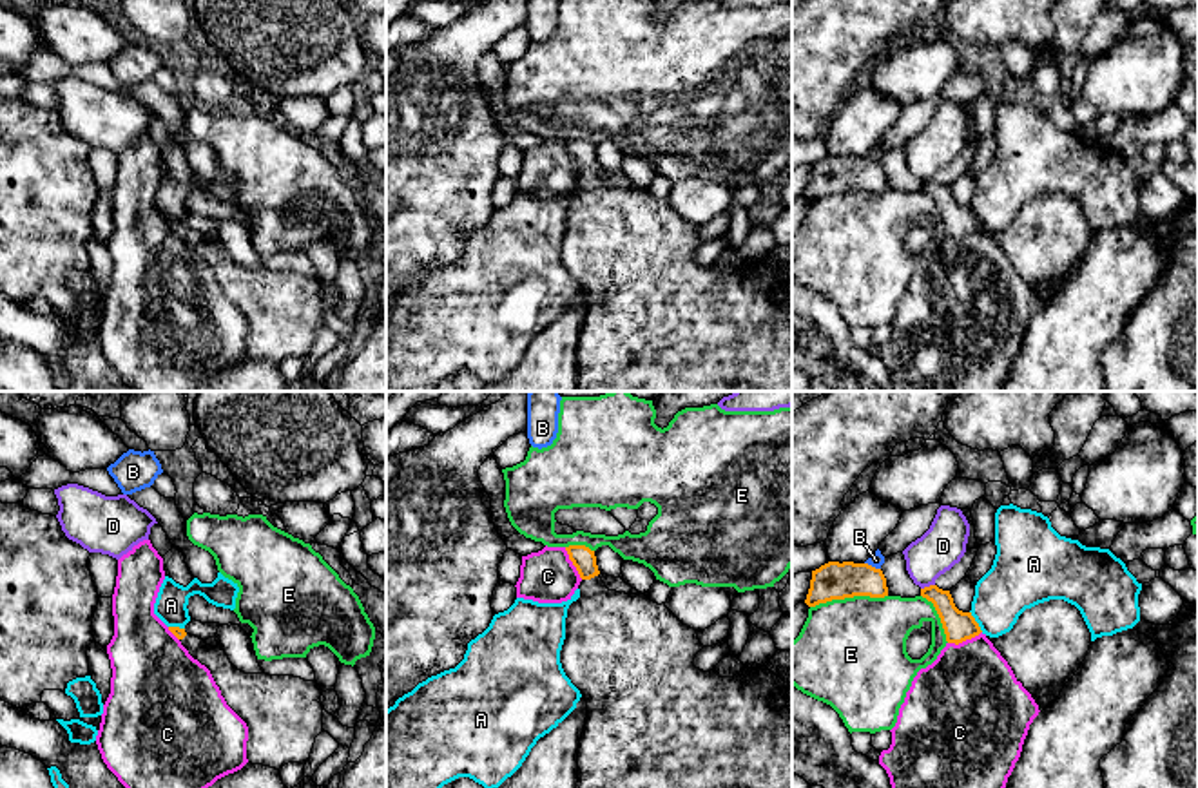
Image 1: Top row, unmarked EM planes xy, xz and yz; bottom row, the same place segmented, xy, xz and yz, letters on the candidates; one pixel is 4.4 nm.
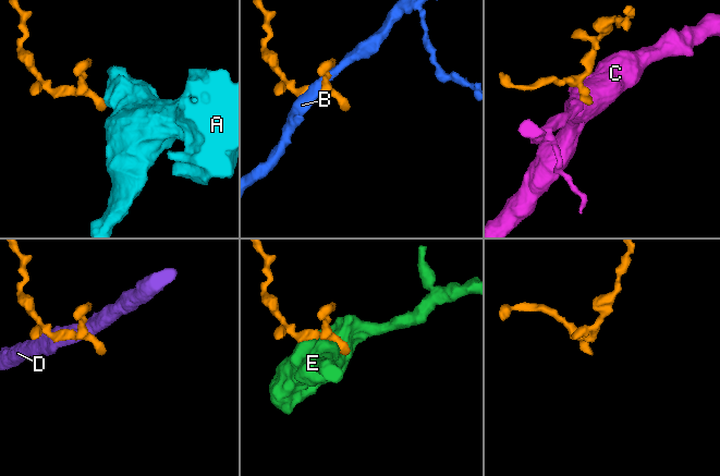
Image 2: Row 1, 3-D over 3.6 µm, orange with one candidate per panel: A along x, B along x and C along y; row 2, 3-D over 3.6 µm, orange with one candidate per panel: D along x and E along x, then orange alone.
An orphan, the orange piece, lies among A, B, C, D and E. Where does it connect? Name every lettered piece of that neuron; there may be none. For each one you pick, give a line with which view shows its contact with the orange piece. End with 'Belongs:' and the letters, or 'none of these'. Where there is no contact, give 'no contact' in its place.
Belongs: none of these

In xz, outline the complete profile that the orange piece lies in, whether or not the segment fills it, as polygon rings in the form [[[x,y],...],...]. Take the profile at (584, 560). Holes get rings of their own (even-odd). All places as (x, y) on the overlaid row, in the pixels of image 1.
[[[569,545],[565,551],[582,578],[580,598],[567,609],[560,650],[565,676],[587,701],[576,788],[792,788],[792,712],[787,708],[792,683],[765,665],[743,668],[734,677],[696,668],[692,661],[703,649],[698,630],[645,594],[609,591],[589,547]]]

